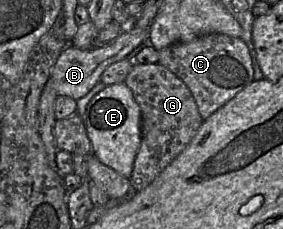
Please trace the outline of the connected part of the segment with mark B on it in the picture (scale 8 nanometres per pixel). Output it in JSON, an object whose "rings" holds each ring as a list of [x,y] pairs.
{"rings":[[[131,20],[111,44],[101,48],[78,49],[68,45],[59,55],[54,64],[49,80],[57,95],[71,97],[75,100],[85,96],[100,80],[104,70],[111,64],[126,58],[132,50],[148,39],[150,30],[139,29],[133,26]]]}

